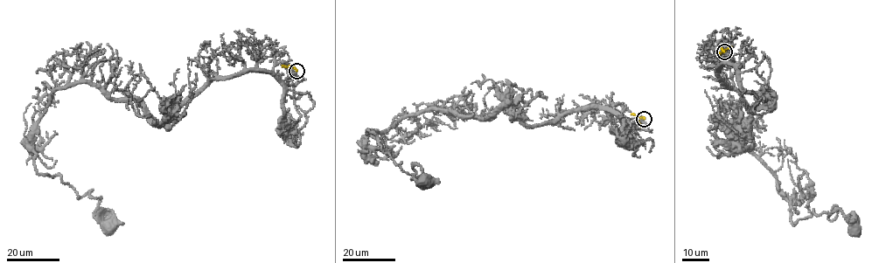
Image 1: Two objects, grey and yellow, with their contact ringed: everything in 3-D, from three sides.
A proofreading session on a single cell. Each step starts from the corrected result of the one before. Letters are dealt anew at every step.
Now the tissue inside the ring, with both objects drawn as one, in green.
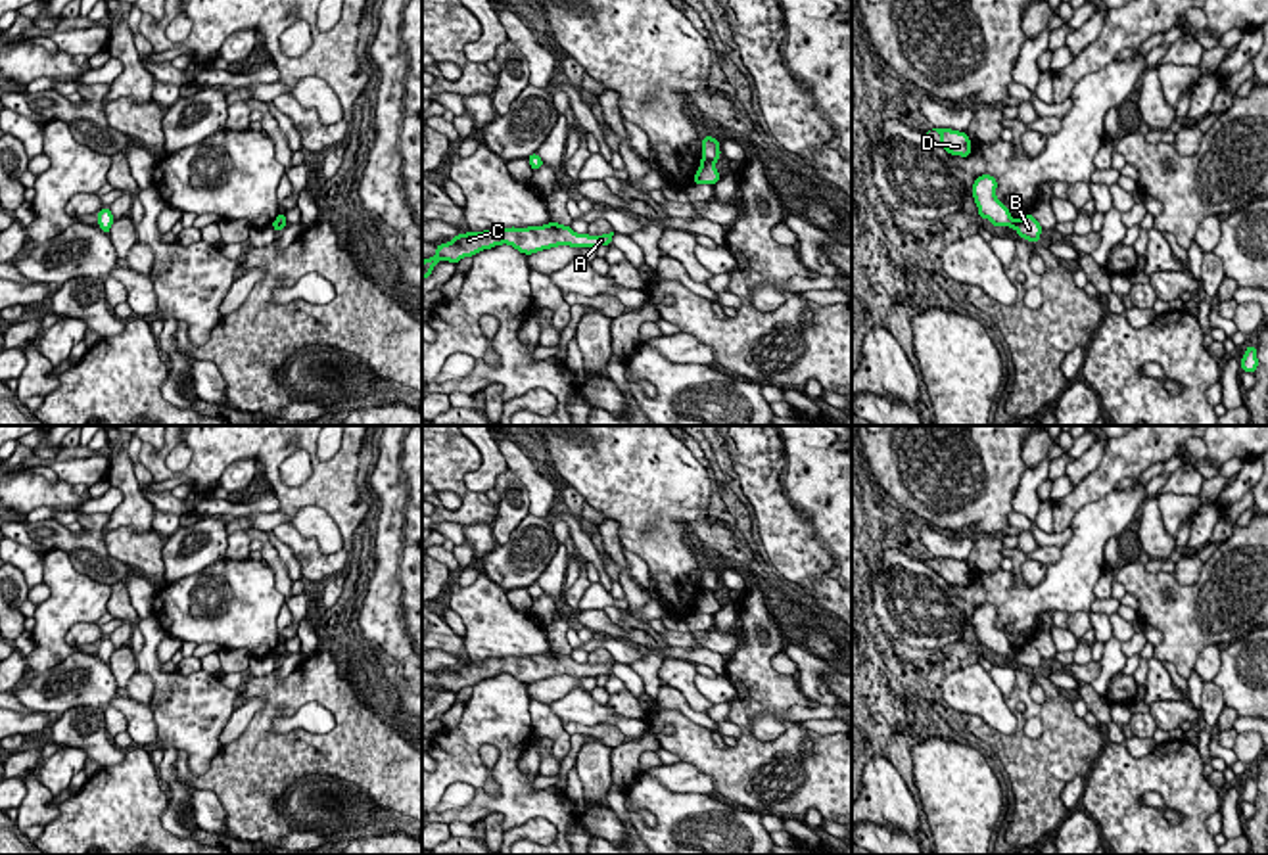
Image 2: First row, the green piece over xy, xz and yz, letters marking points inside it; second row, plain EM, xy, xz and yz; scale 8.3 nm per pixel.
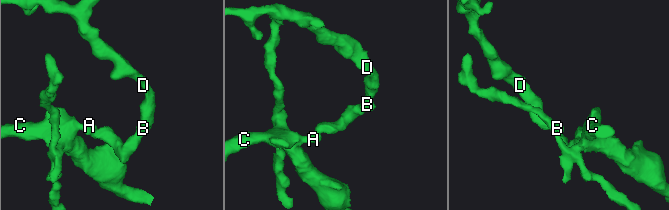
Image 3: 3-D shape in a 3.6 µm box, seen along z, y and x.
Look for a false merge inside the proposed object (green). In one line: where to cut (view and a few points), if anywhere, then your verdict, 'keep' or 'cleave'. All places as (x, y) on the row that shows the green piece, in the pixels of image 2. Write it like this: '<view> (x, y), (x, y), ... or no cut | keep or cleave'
xz (703, 158), (714, 163) | cleave

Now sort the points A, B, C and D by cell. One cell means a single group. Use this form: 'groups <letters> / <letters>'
groups A B C / D

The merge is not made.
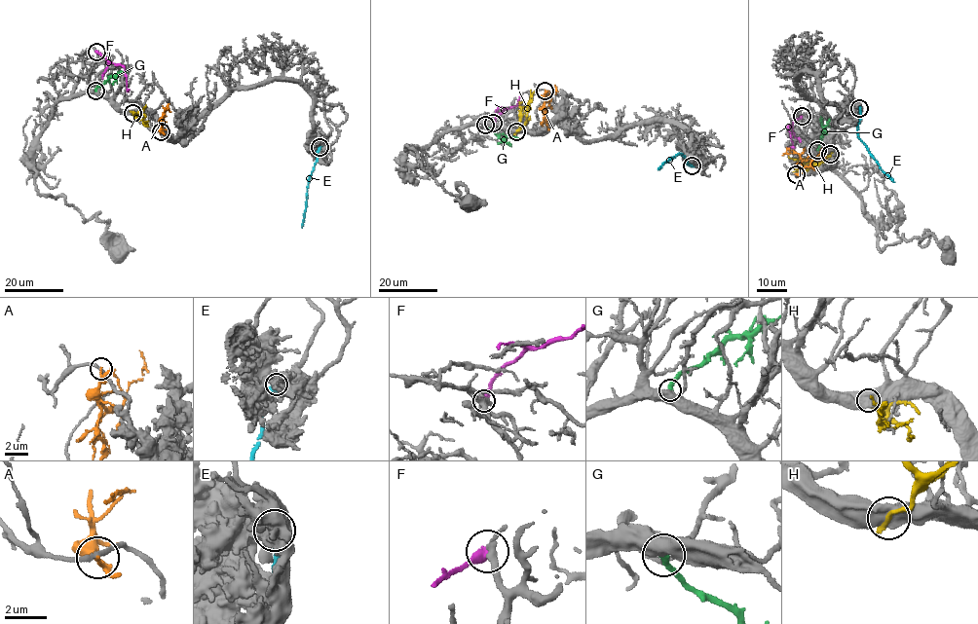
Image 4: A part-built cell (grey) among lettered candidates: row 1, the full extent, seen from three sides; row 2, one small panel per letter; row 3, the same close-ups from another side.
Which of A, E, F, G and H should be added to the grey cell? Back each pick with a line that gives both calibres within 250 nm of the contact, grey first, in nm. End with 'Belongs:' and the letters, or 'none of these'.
G: 550/360 nm
Belongs: G

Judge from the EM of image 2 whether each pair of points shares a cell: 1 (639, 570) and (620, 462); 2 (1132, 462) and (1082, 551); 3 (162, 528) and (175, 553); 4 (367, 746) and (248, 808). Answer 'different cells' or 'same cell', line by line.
1: different cells
2: different cells
3: different cells
4: same cell

